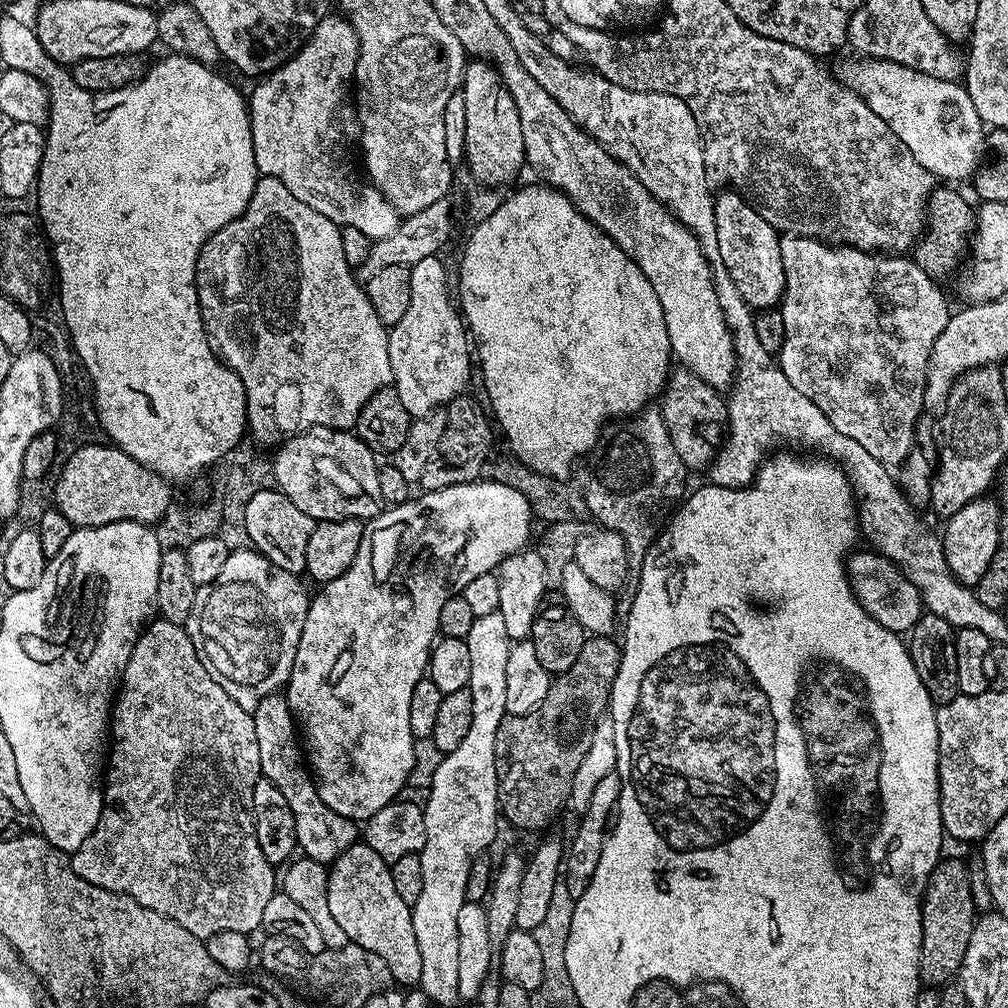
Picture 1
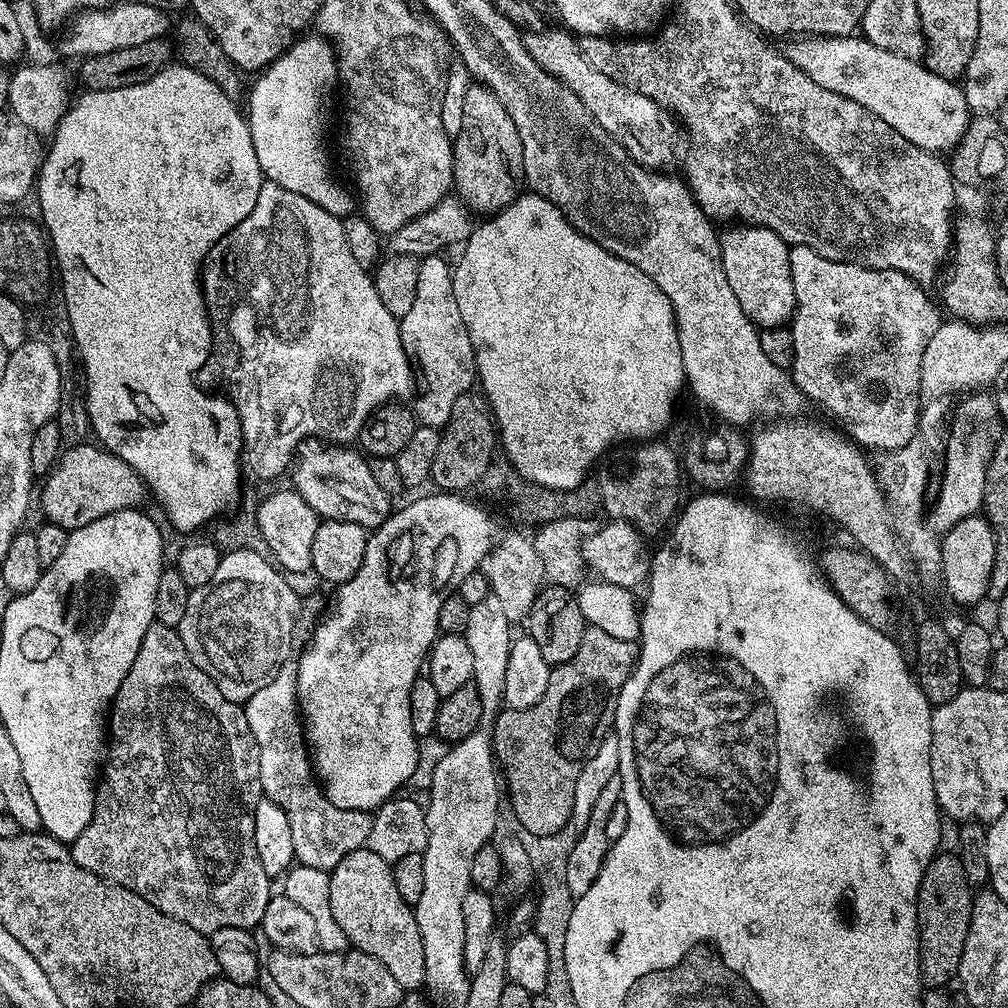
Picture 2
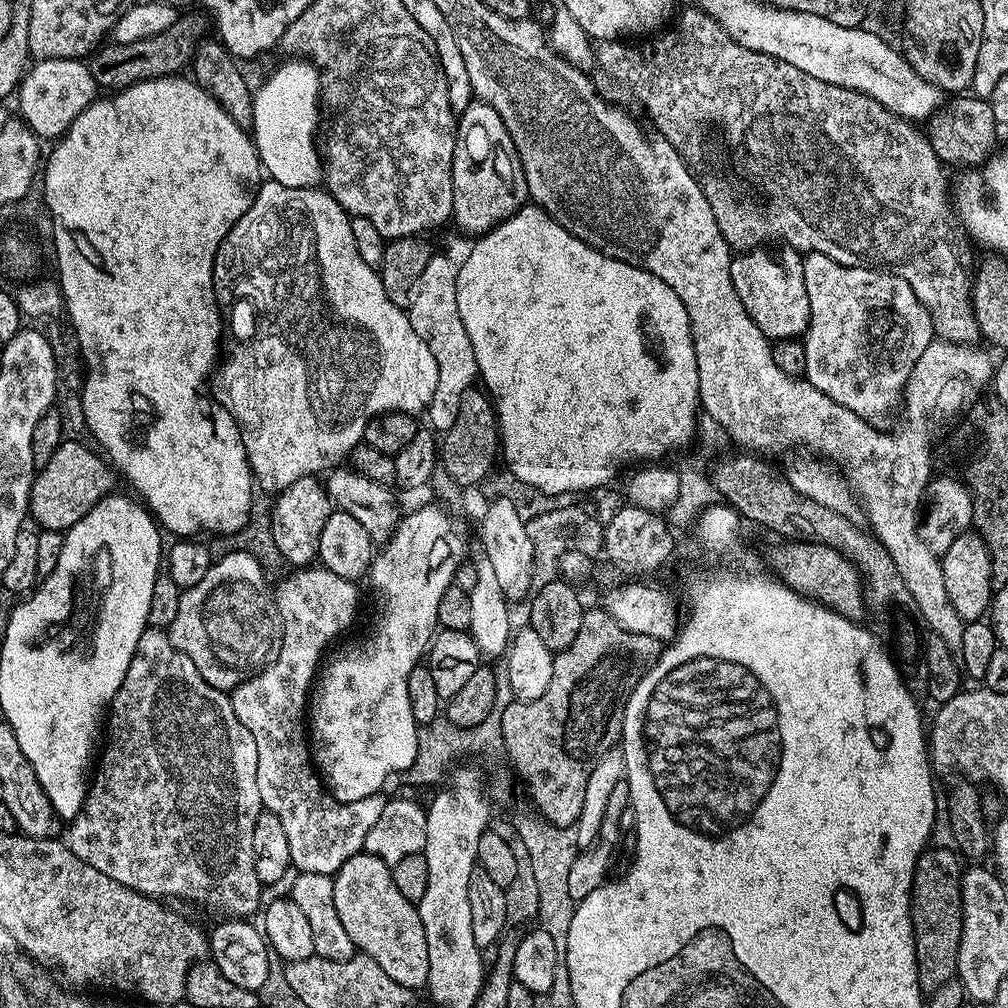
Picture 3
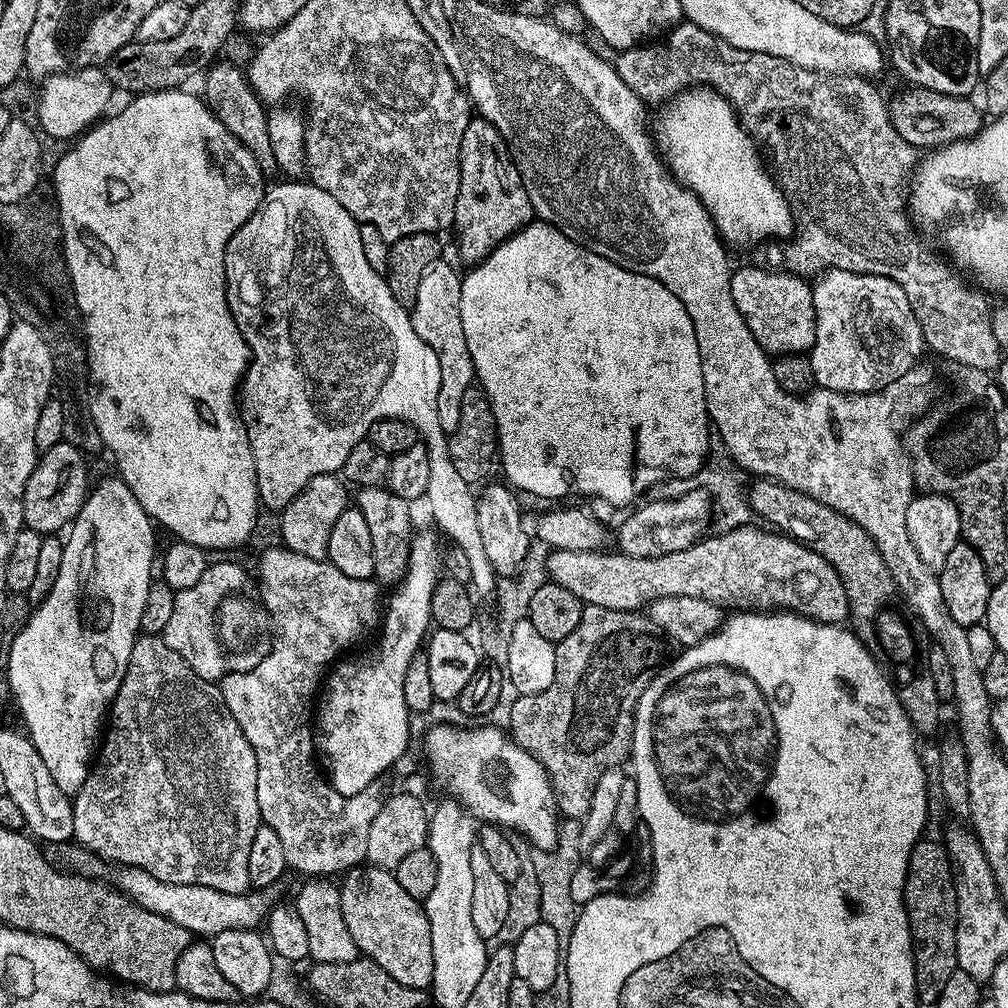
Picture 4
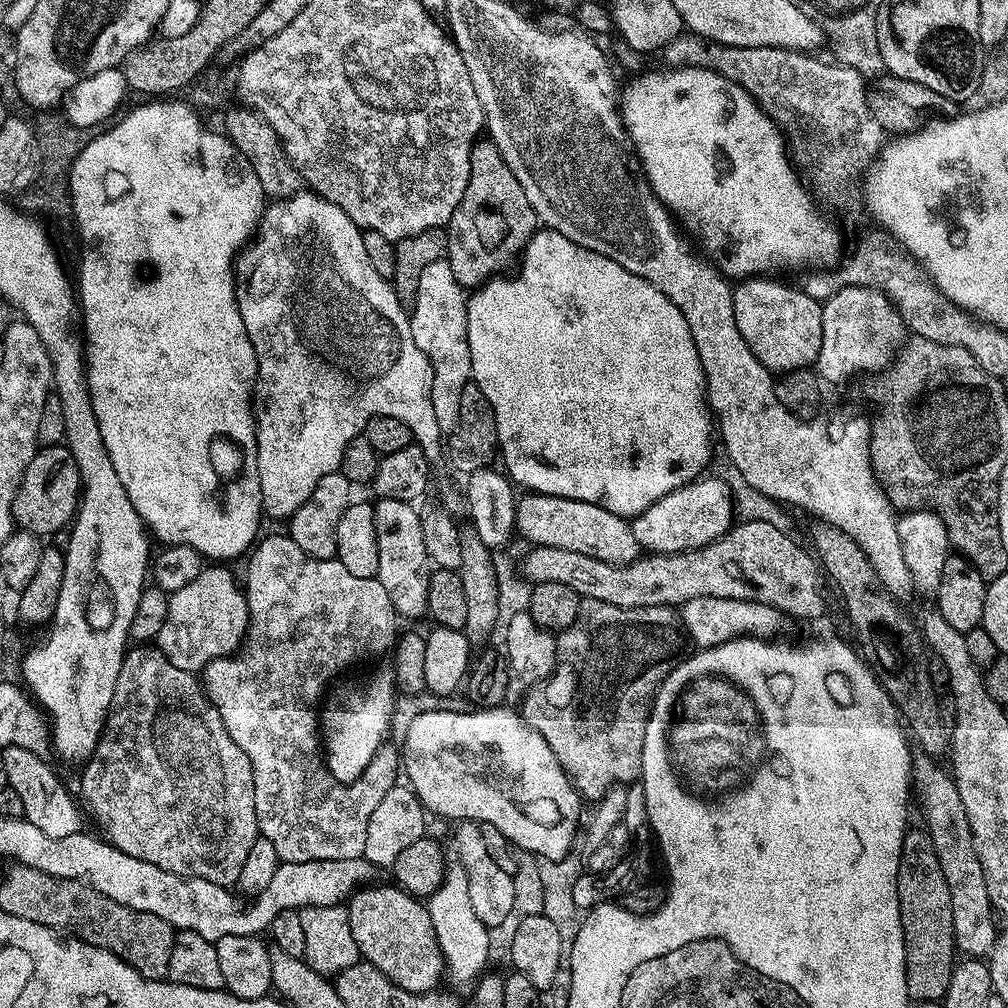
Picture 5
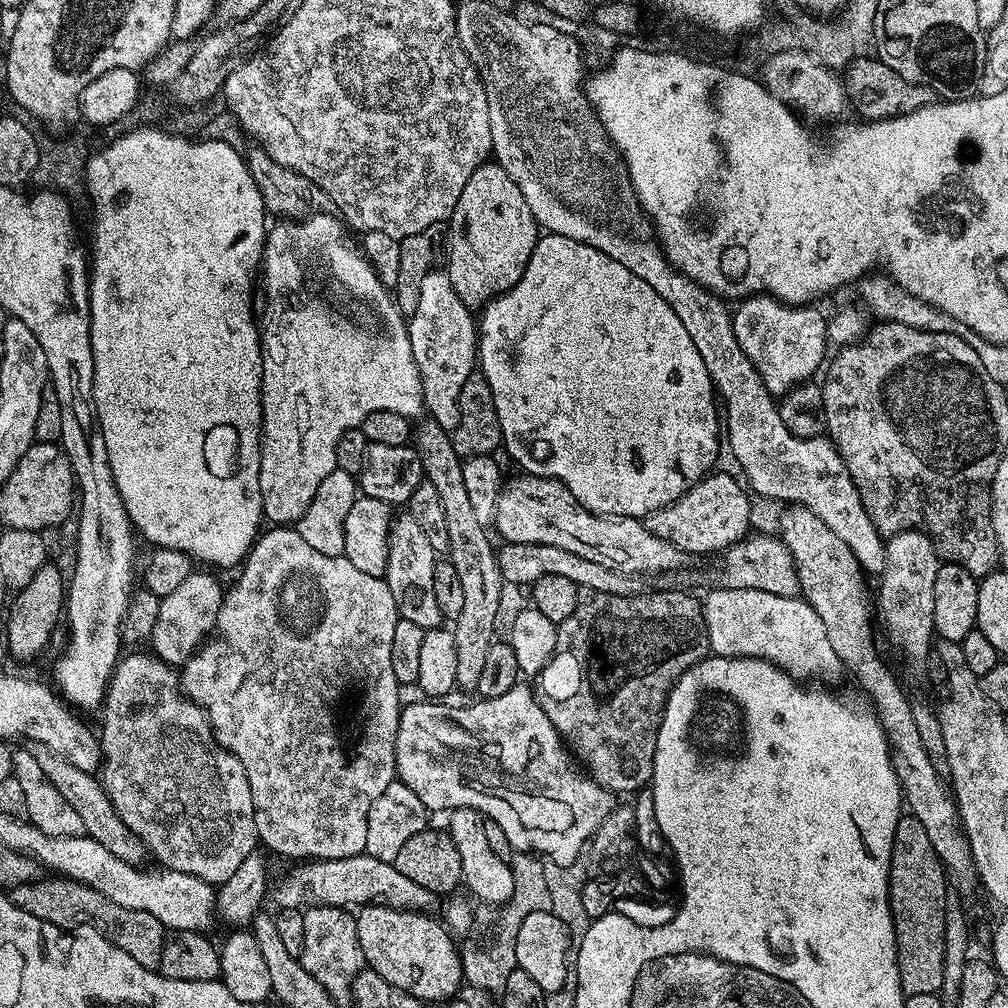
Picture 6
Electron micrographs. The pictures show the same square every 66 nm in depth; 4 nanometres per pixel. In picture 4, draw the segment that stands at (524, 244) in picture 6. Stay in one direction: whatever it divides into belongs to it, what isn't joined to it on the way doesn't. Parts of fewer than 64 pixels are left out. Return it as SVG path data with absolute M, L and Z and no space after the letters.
M483 118L469 119L460 143L460 185L452 219L465 265L485 260L493 248L513 236L519 228L531 224L533 219L530 194L526 194L526 186L522 186L522 174L518 174L502 134Z

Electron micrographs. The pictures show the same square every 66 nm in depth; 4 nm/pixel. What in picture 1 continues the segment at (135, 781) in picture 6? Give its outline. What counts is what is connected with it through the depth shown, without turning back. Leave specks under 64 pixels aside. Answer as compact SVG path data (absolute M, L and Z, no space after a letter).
M163 618L153 619L136 639L130 662L126 662L126 670L110 708L110 747L106 752L107 784L104 788L104 809L90 838L86 838L86 842L82 842L82 846L78 846L78 850L71 853L74 874L94 886L134 898L134 902L162 914L167 920L178 922L182 930L190 930L190 934L202 941L207 941L208 937L214 934L222 934L222 930L252 934L252 931L260 928L262 914L266 911L270 898L278 890L277 869L268 861L266 854L262 854L262 846L258 846L254 786L259 779L258 734L254 734L252 712L238 706L238 702L234 702L234 698L230 698L230 694L226 694L226 690L222 690L222 686L218 686L218 682L210 678L210 674L206 674L185 625Z

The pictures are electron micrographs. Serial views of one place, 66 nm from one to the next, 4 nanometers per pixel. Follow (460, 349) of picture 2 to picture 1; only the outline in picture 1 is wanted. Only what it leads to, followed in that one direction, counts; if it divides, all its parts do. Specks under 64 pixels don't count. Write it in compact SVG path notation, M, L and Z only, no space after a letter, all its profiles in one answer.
M434 255L423 258L422 262L411 267L410 306L406 306L406 314L402 314L400 321L391 325L388 333L392 384L398 398L402 398L402 406L406 406L406 410L414 418L431 416L454 398L465 395L469 391L468 379L474 376L474 352L470 347L470 333L454 303L453 293L452 296L448 293L448 272L440 260L439 255Z

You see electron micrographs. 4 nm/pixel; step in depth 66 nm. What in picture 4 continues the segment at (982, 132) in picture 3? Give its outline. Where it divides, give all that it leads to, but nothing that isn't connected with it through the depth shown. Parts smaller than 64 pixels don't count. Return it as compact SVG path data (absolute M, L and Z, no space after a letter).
M913 87L906 90L889 101L889 112L898 134L918 150L935 150L954 141L967 140L983 128L983 113L969 97L944 95L929 88Z

